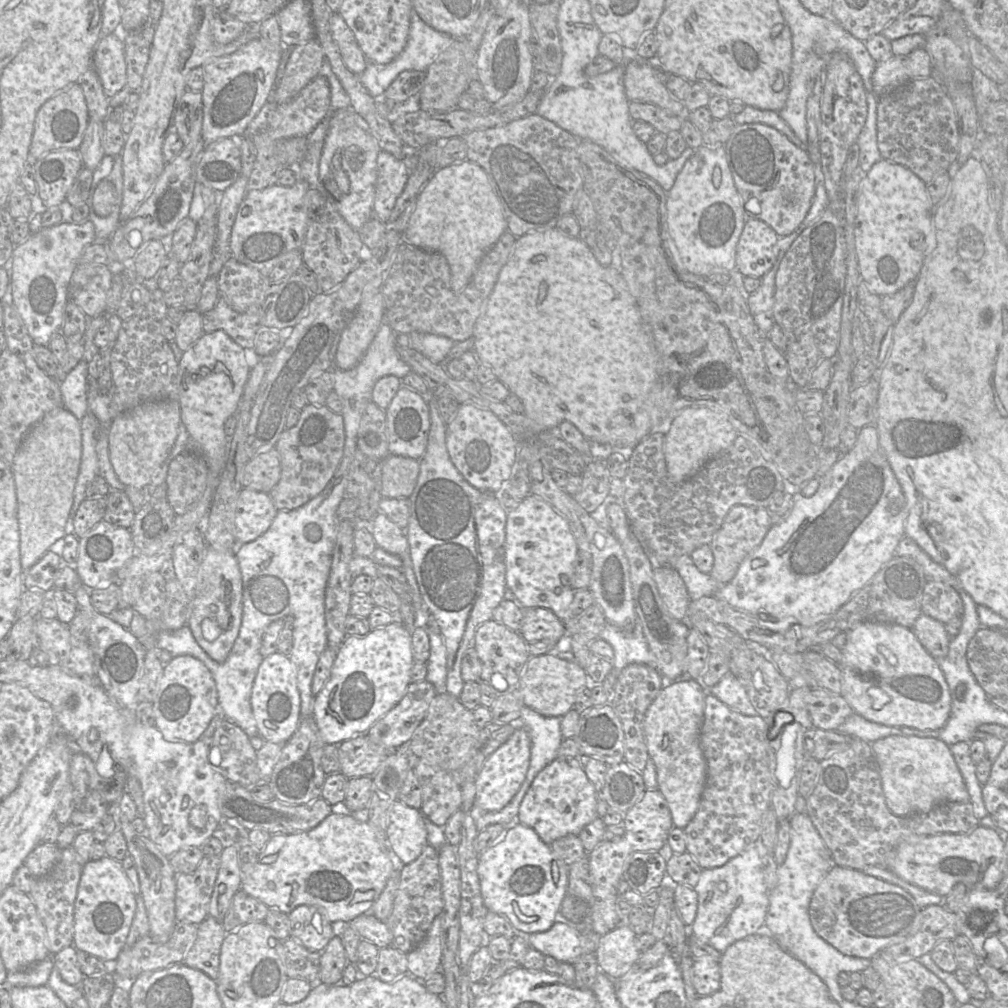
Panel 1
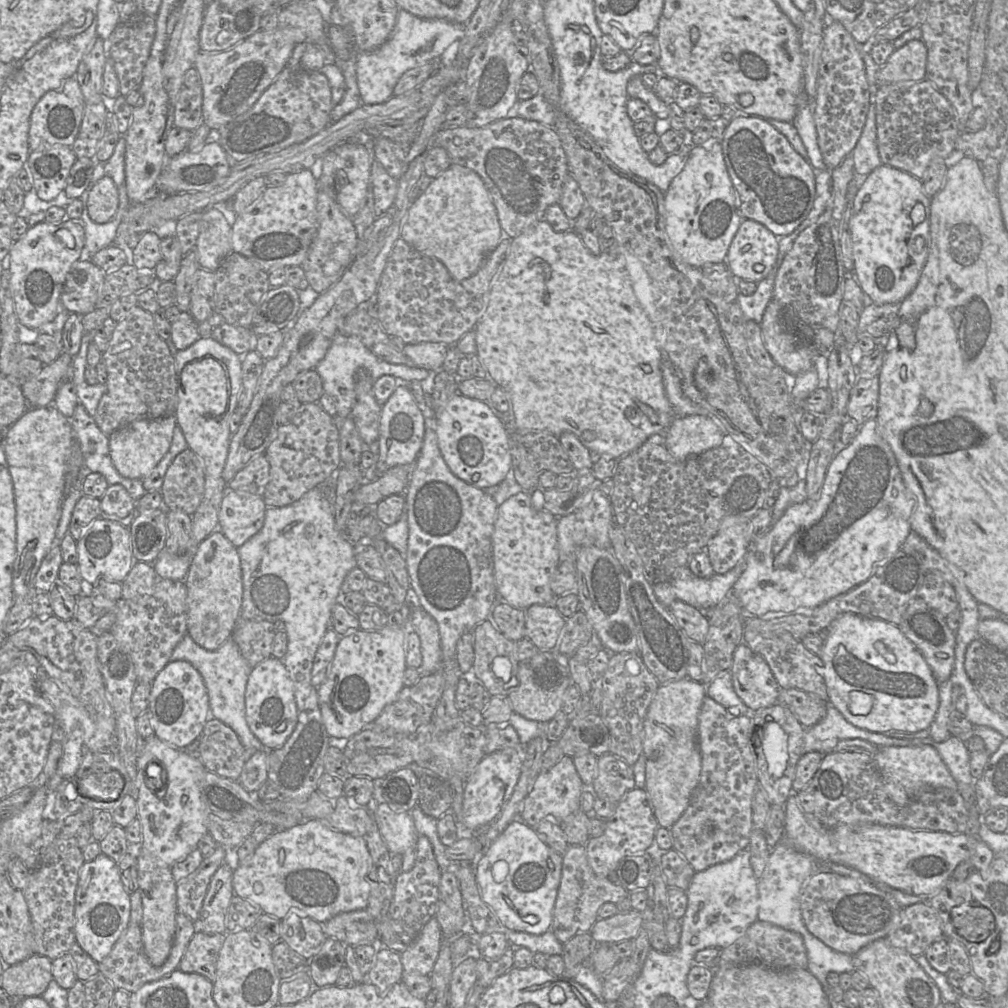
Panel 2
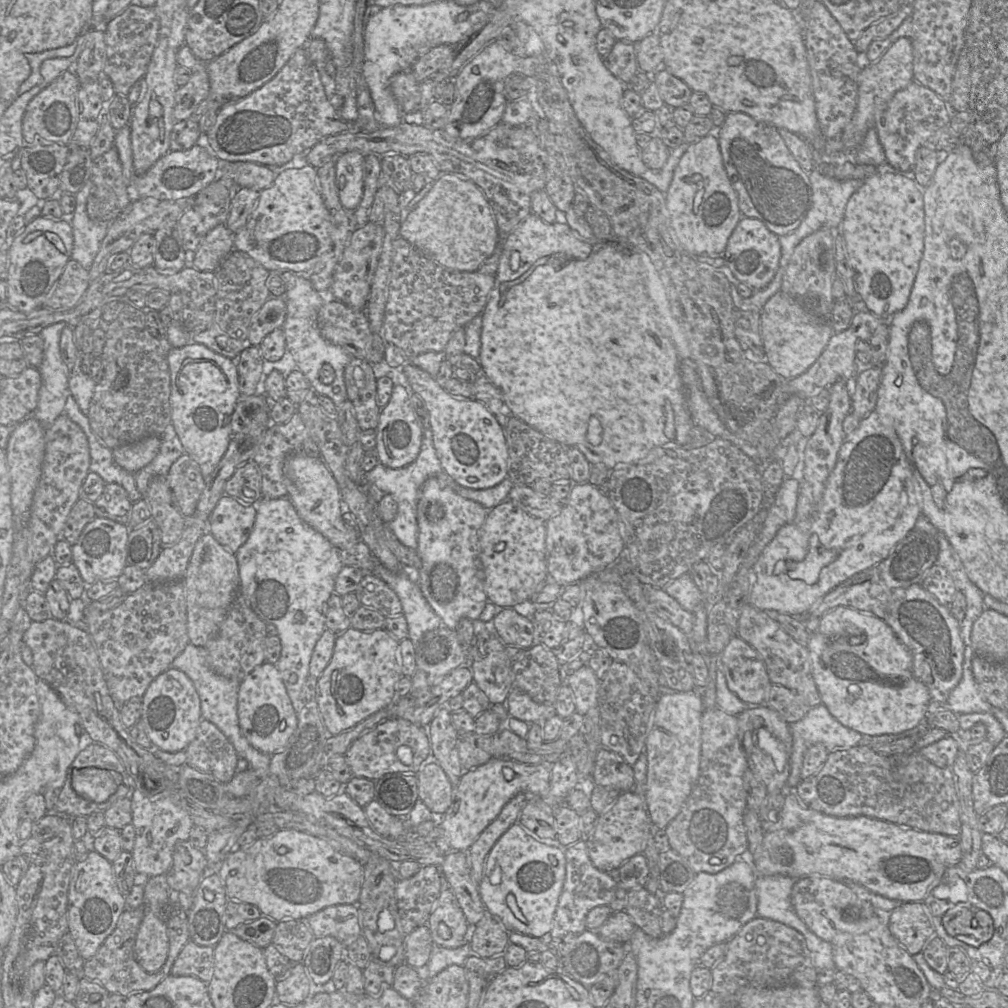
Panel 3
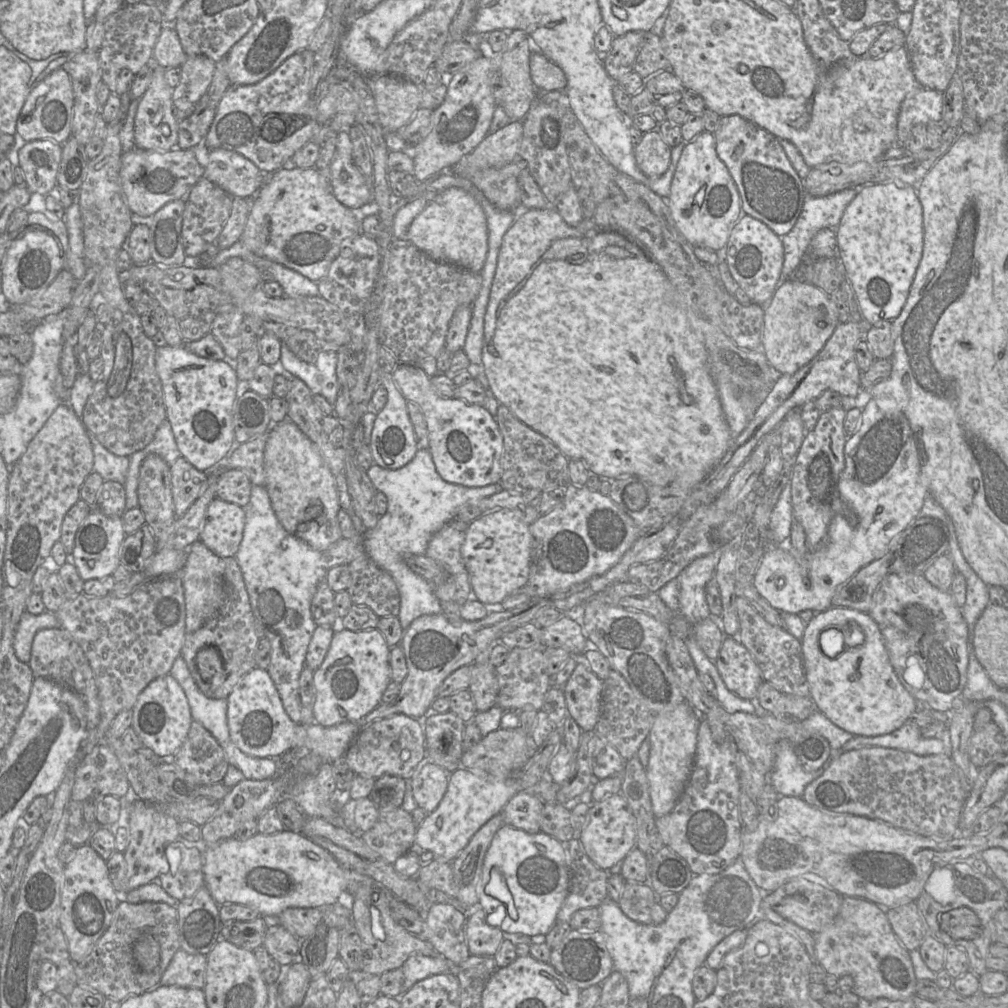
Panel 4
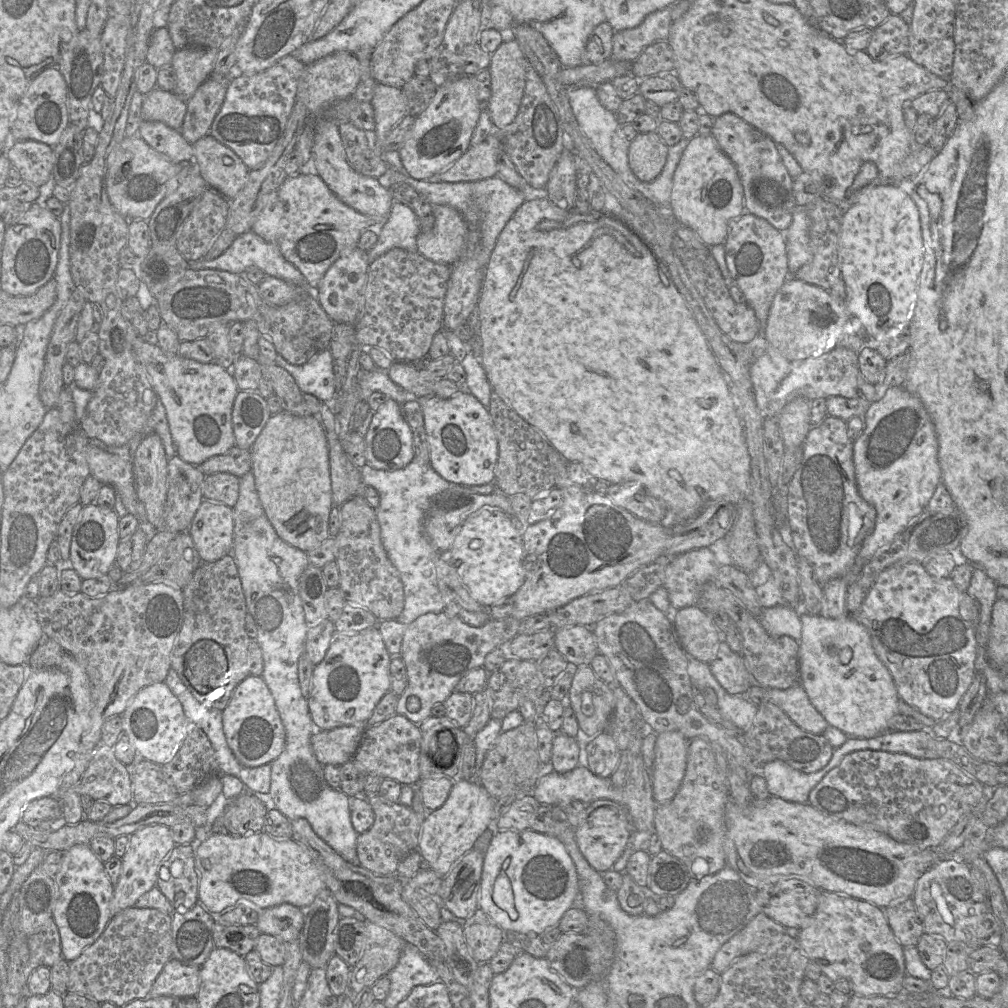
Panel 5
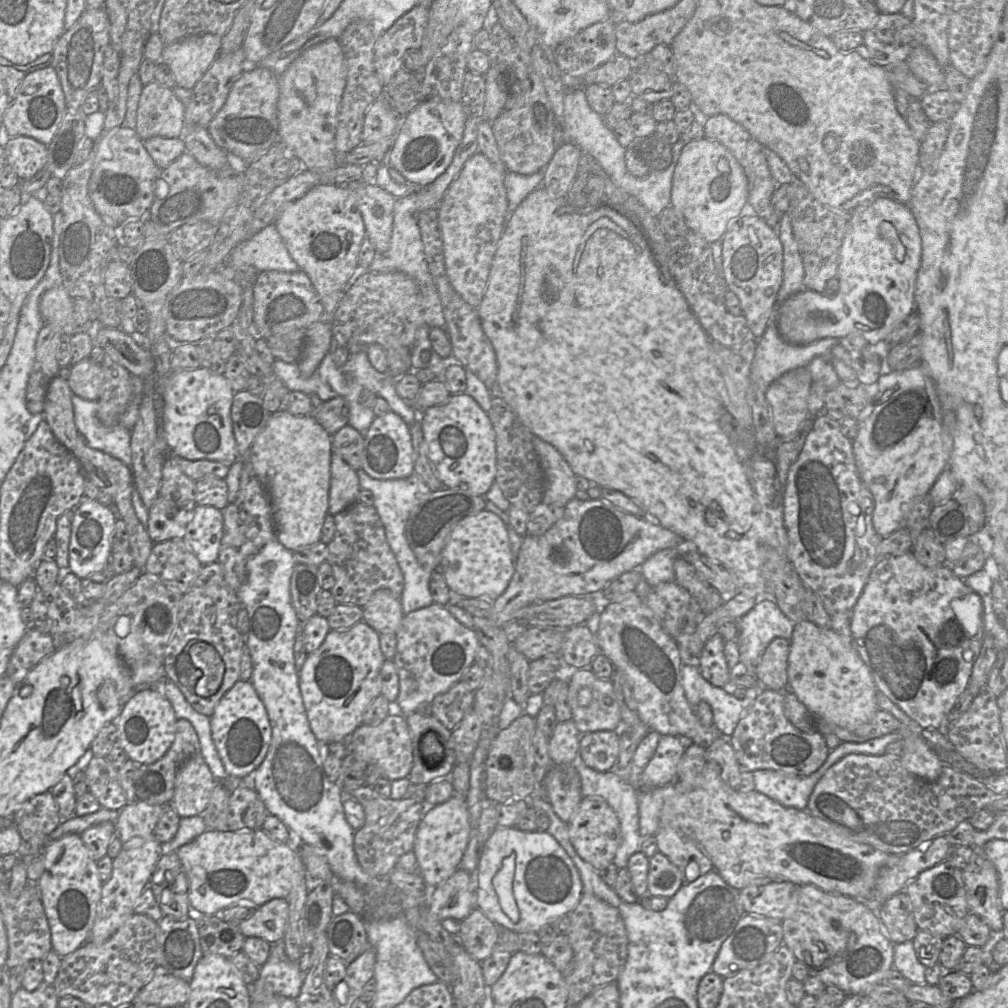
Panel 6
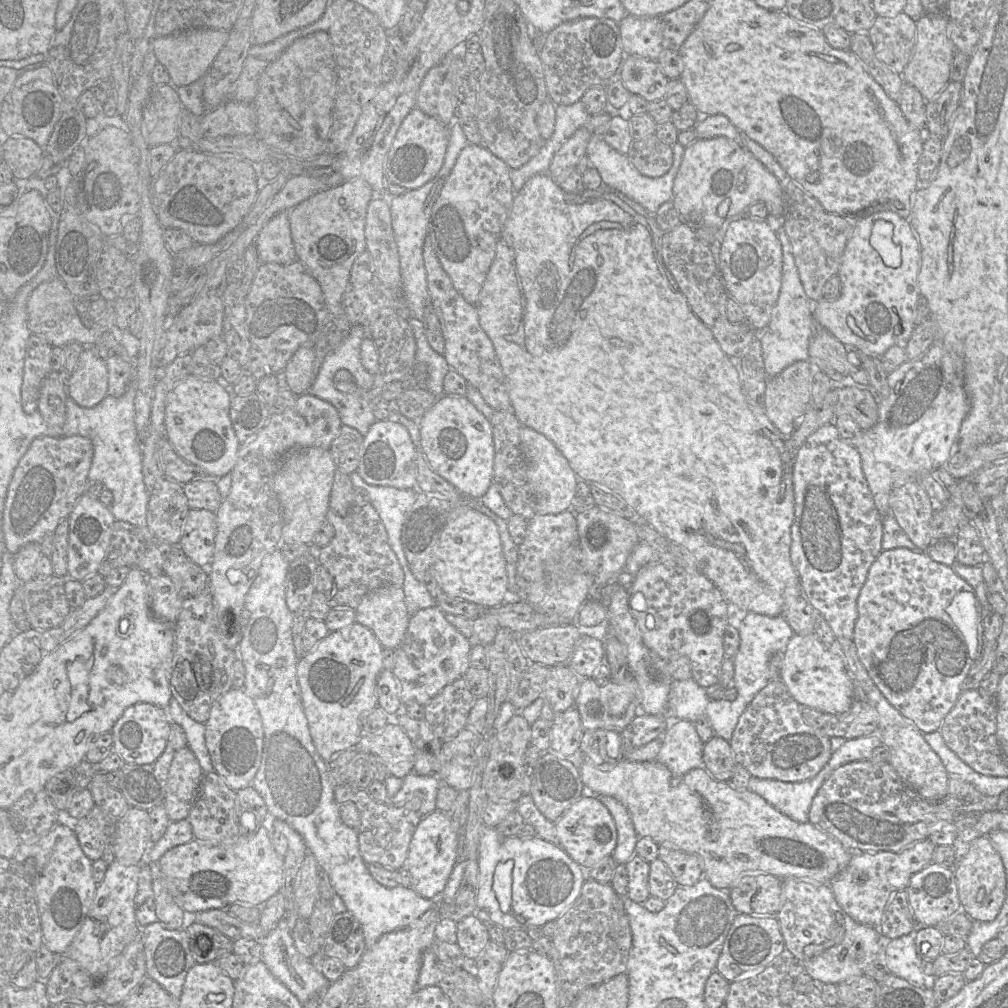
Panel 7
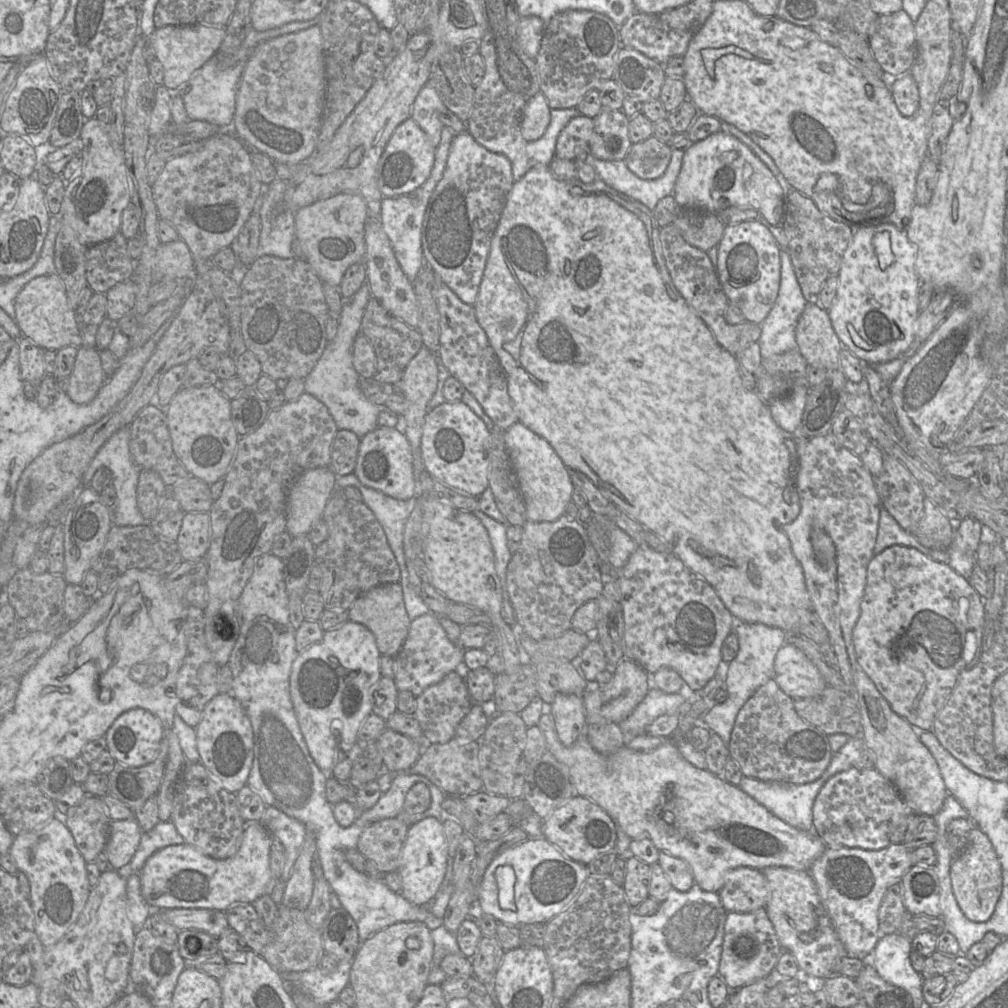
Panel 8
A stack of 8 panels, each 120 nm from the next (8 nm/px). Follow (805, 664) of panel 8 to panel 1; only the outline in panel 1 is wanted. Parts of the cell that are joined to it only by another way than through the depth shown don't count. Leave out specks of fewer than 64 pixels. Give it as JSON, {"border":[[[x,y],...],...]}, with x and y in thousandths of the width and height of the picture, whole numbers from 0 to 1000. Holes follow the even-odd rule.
{"border":[[[854,617],[840,628],[831,662],[835,668],[834,689],[847,707],[859,714],[887,721],[933,725],[941,713],[943,690],[931,656],[914,640],[904,623],[889,619]]]}

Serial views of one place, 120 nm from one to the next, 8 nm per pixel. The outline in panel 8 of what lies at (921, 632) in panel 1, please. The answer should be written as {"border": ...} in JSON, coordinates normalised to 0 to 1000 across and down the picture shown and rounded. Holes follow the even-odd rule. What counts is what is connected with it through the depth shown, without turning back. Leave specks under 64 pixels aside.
{"border":[[[883,542],[867,551],[860,563],[860,577],[854,597],[853,611],[846,625],[850,658],[866,676],[889,708],[897,712],[911,726],[922,725],[926,721],[929,710],[940,695],[952,669],[965,657],[968,643],[974,640],[977,617],[976,594],[962,580],[961,576],[948,568],[941,560],[927,557],[906,543]]]}

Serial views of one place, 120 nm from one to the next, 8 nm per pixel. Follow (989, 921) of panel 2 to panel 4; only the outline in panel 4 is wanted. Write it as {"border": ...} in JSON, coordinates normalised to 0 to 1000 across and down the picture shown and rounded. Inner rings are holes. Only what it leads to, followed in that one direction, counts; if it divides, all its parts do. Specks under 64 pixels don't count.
{"border":[[[960,900],[937,905],[934,921],[946,932],[964,933],[974,926],[974,916],[969,907]]]}

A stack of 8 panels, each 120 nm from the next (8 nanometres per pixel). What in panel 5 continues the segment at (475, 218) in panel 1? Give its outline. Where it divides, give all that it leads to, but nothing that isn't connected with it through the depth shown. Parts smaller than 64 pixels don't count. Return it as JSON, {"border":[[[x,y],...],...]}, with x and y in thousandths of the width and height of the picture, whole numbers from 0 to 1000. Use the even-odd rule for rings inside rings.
{"border":[[[430,204],[432,222],[427,229],[415,232],[415,250],[431,260],[449,263],[461,248],[464,230],[462,219],[448,204]]]}

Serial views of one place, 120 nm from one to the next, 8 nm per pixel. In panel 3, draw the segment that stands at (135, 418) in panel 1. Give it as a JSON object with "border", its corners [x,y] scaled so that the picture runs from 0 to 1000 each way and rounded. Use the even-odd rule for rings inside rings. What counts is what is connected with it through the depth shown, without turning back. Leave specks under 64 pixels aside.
{"border":[[[148,433],[133,439],[111,445],[112,455],[120,464],[134,469],[147,461],[156,451],[160,433]]]}

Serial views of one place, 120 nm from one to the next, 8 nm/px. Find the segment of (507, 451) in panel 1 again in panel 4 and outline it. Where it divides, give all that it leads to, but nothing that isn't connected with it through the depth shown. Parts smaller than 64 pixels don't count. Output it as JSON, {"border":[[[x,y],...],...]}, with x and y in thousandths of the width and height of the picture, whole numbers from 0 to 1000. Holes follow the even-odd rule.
{"border":[[[395,361],[389,372],[404,398],[411,398],[420,408],[425,424],[426,446],[436,471],[445,479],[463,483],[496,479],[500,437],[492,415],[479,402],[436,392],[428,374],[416,362]]]}

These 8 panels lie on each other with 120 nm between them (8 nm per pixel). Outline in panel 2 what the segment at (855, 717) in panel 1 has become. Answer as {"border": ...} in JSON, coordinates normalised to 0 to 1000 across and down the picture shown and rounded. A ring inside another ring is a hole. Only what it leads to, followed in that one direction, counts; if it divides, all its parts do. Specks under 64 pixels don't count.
{"border":[[[820,695],[820,706],[818,711],[811,718],[800,722],[796,749],[806,745],[822,747],[827,745],[831,735],[847,732],[859,734],[871,741],[926,738],[923,732],[885,732],[877,727],[864,726],[851,722],[841,716],[834,706]]]}

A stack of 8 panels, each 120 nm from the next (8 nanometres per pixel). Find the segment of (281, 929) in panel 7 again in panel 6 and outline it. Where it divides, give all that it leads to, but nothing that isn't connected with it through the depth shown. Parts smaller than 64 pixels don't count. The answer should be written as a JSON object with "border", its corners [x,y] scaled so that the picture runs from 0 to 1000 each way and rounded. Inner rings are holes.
{"border":[[[280,933],[270,937],[268,947],[258,960],[257,970],[247,977],[252,977],[254,982],[294,991],[298,986],[302,968],[297,953],[290,953],[285,948]]]}

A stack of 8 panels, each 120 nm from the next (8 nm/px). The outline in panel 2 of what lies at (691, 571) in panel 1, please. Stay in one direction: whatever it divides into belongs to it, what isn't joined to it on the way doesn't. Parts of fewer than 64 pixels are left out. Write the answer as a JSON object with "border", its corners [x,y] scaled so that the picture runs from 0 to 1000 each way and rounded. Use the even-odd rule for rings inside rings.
{"border":[[[737,554],[719,569],[708,568],[703,573],[694,573],[688,570],[683,562],[677,562],[668,567],[665,578],[672,594],[700,606],[707,604],[726,587],[728,579],[739,563],[740,557]]]}

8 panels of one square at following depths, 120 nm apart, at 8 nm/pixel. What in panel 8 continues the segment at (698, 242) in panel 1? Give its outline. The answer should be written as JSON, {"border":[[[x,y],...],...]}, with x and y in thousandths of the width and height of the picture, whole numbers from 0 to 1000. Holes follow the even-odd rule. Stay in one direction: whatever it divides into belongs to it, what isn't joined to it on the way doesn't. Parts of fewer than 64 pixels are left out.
{"border":[[[716,129],[685,142],[679,149],[677,165],[667,193],[676,207],[698,207],[710,212],[725,204],[746,204],[765,223],[775,223],[777,218],[778,190],[769,175],[742,145]]]}

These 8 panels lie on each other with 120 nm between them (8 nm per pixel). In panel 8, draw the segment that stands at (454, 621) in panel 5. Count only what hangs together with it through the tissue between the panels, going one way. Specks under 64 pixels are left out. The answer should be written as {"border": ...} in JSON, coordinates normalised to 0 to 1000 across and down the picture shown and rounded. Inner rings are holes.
{"border":[[[427,607],[408,616],[405,631],[392,652],[391,676],[396,686],[406,686],[412,691],[416,690],[424,682],[438,676],[444,668],[459,662],[461,645],[448,638],[437,619],[436,611]]]}

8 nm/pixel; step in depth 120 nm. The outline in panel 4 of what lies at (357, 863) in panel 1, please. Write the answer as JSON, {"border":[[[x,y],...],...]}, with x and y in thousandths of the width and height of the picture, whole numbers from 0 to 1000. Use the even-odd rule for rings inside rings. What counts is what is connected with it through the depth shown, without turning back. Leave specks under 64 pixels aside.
{"border":[[[282,823],[278,826],[268,828],[254,826],[245,833],[236,833],[234,830],[224,831],[212,837],[205,837],[201,845],[202,878],[205,880],[213,895],[216,898],[234,896],[246,899],[251,903],[254,903],[258,909],[267,913],[273,913],[275,909],[284,901],[313,901],[329,898],[335,894],[339,894],[340,886],[342,884],[342,865],[343,862],[322,841],[313,837],[299,826],[293,826],[287,823]]]}

